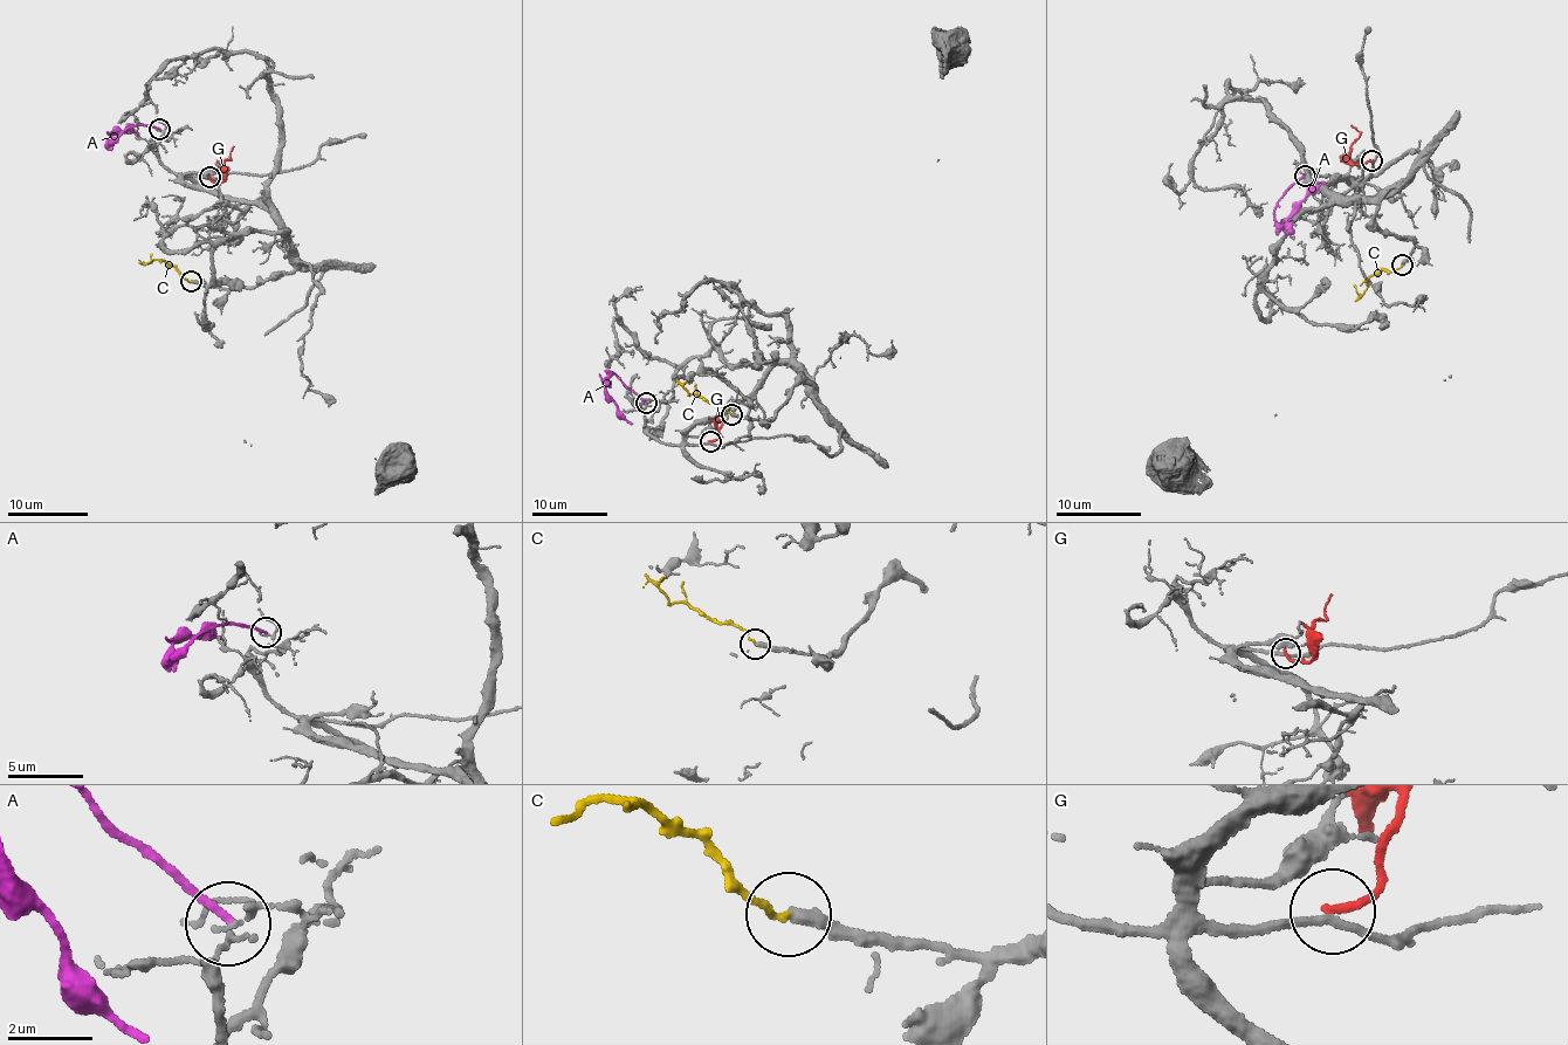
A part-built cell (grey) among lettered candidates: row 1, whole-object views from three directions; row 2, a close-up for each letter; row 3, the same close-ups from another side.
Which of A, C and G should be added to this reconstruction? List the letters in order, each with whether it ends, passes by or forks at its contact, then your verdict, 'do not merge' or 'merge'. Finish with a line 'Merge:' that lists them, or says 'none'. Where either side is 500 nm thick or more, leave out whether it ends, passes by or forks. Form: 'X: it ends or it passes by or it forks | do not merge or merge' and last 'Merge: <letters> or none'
A: it ends | do not merge
C: it ends | merge
G: it ends | do not merge
Merge: C

